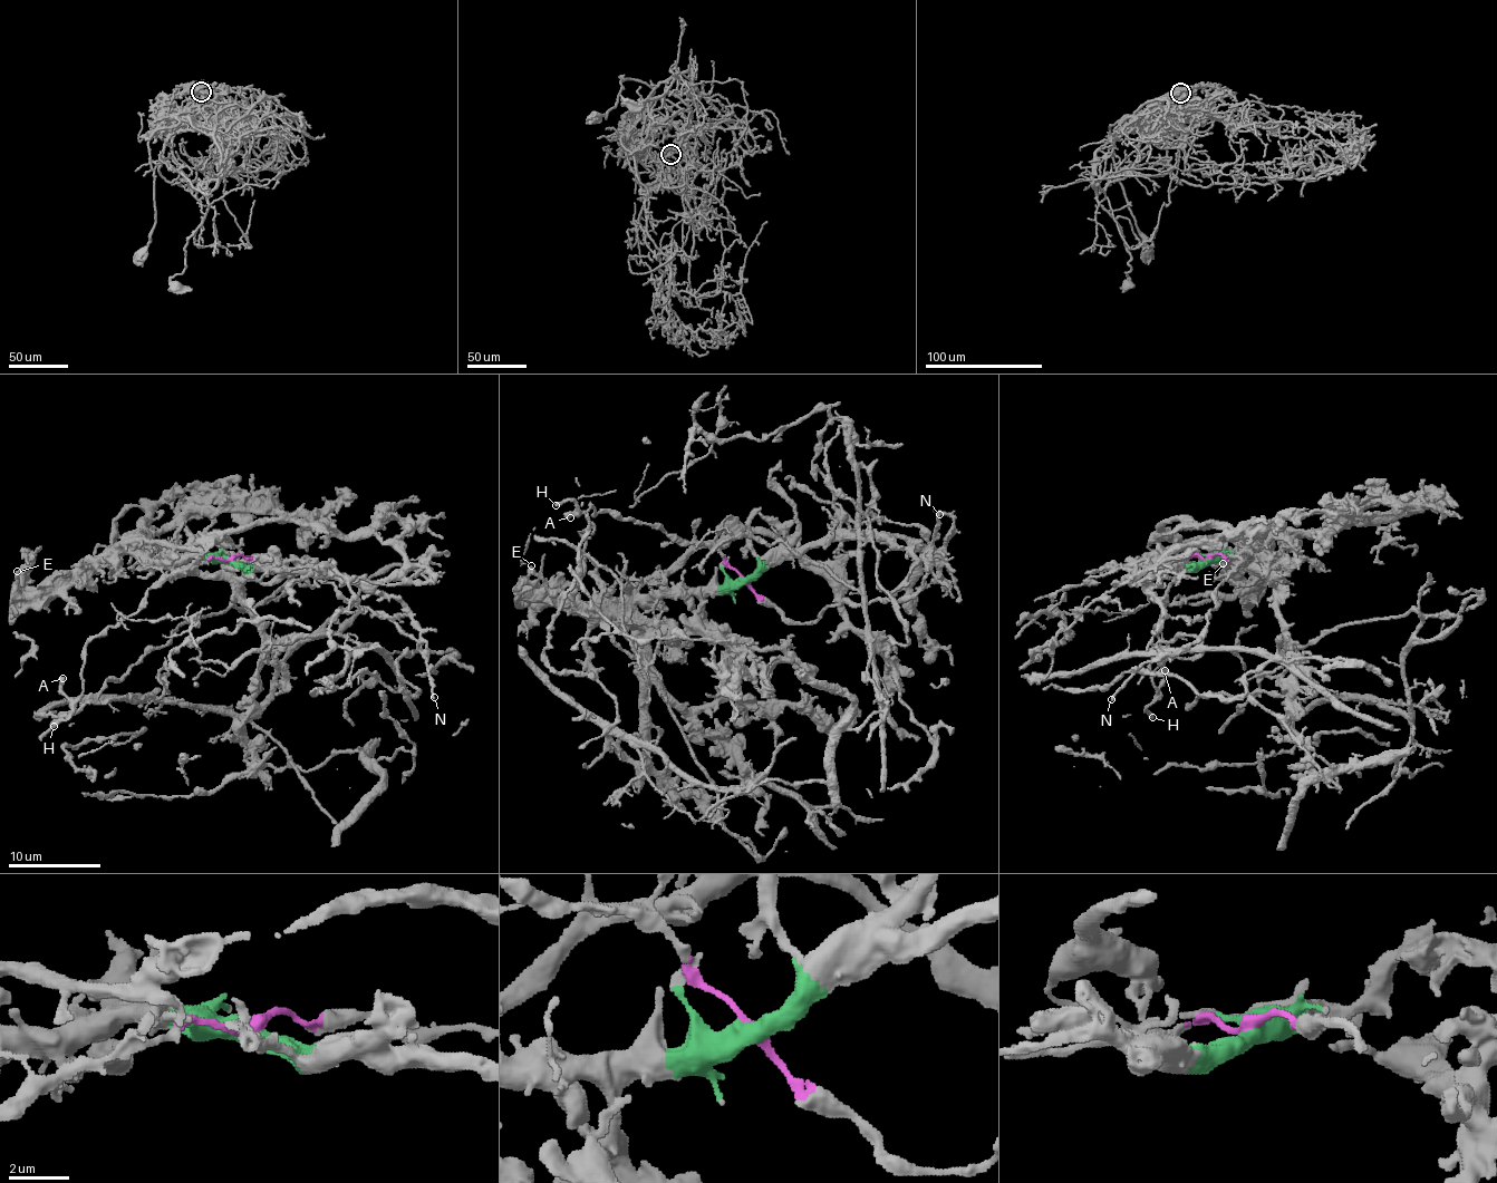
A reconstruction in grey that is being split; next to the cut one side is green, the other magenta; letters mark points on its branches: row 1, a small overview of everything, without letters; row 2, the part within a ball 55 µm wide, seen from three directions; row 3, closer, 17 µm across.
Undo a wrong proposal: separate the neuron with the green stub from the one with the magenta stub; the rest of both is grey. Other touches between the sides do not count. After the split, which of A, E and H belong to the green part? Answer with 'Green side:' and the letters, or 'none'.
Green side: E

